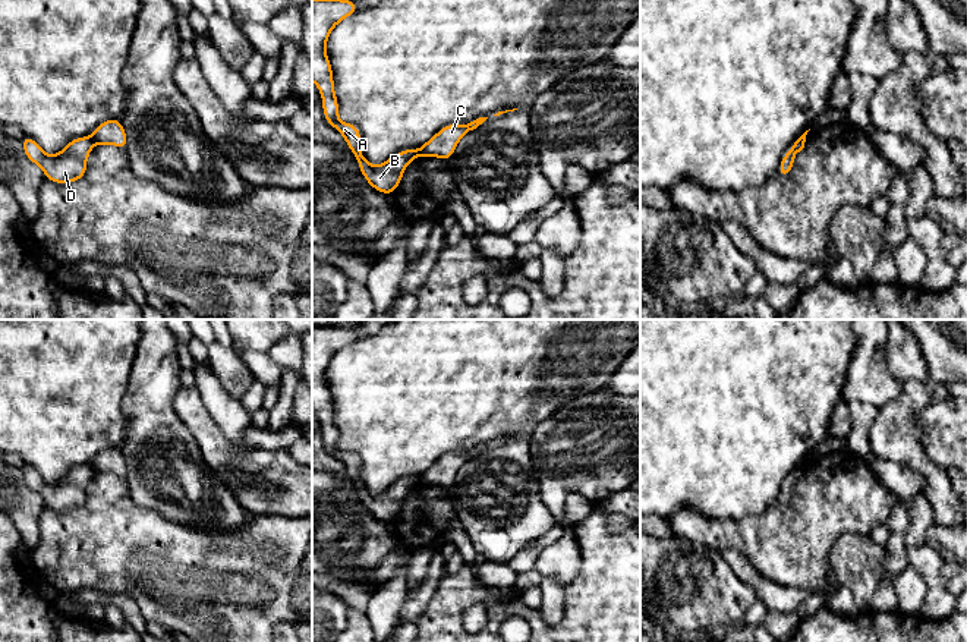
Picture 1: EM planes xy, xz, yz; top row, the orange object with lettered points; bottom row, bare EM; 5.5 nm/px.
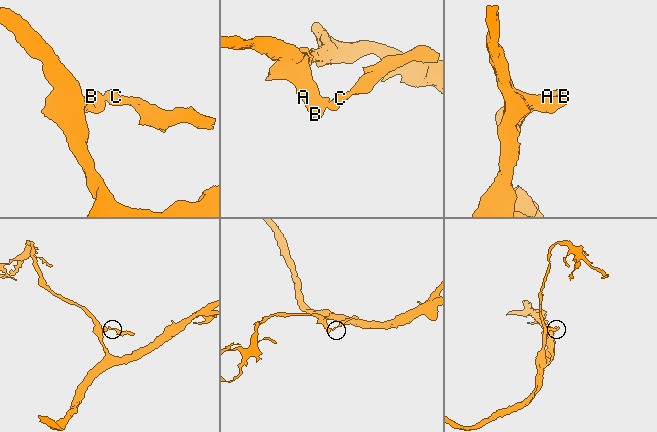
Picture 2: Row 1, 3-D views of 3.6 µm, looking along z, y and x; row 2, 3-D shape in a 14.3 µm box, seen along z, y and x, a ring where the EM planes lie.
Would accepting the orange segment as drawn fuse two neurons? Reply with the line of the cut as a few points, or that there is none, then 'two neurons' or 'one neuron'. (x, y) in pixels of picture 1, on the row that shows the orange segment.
xz (418, 150), (421, 156) | two neurons

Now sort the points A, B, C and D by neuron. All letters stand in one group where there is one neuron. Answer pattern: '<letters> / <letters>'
A B D / C

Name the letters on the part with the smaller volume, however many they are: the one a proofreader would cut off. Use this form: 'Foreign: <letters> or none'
Foreign: C

